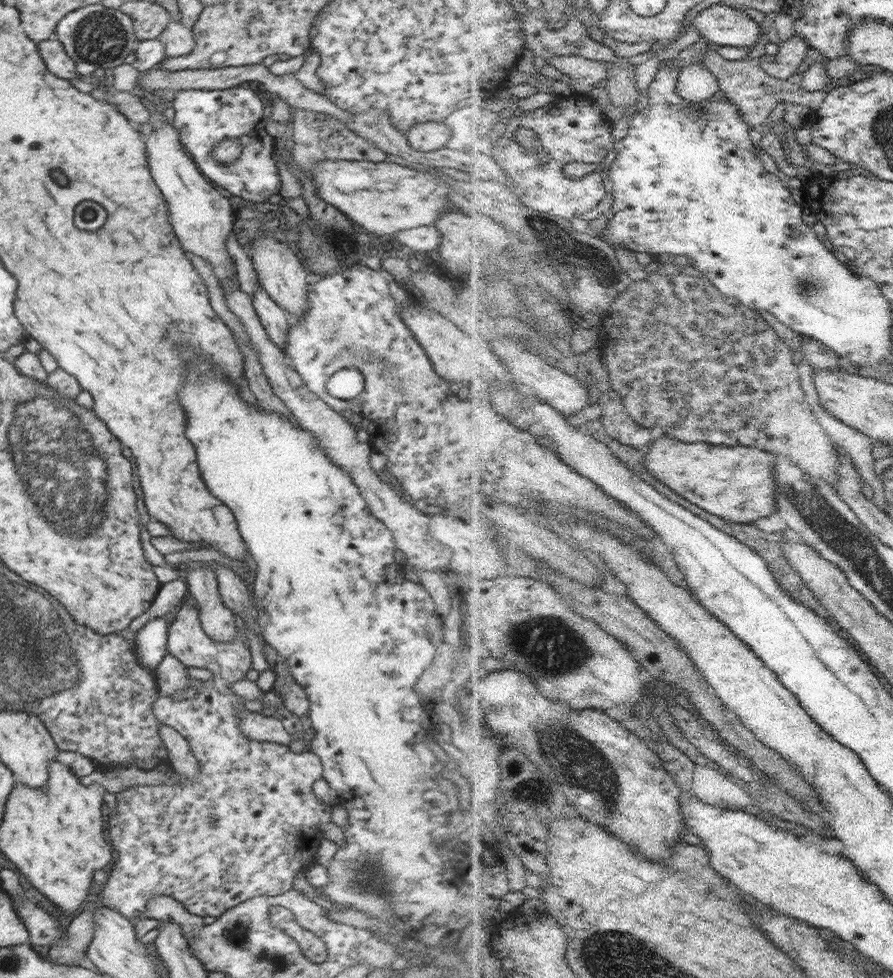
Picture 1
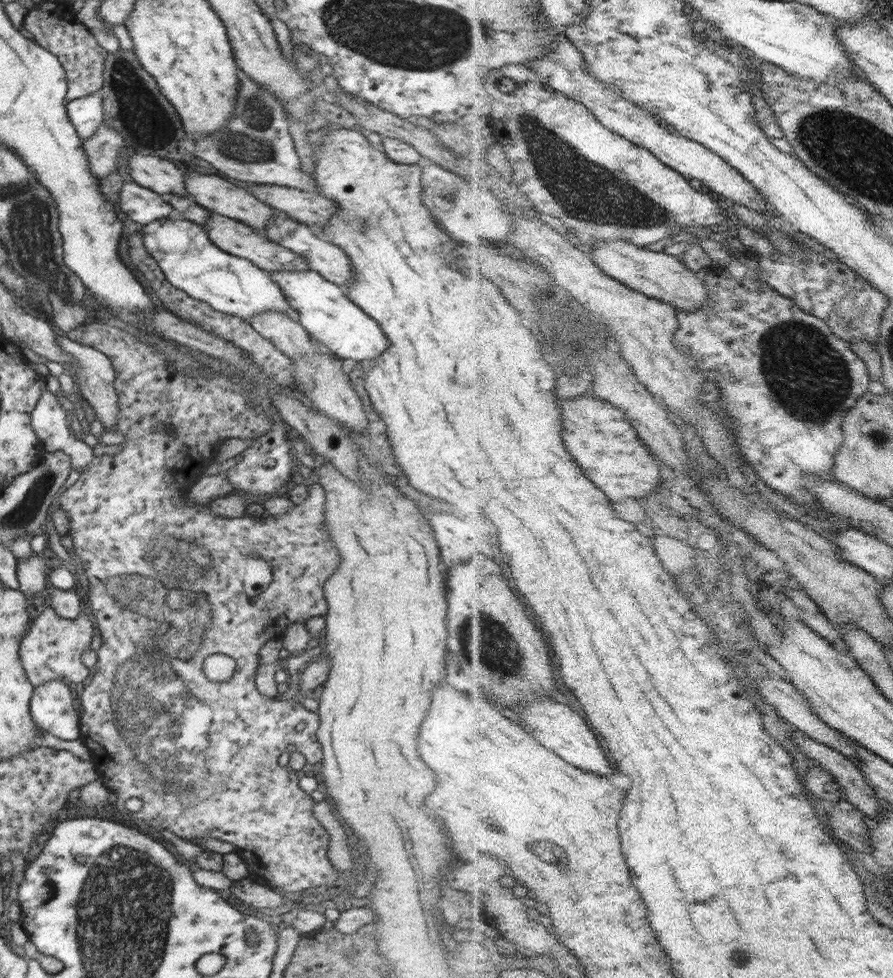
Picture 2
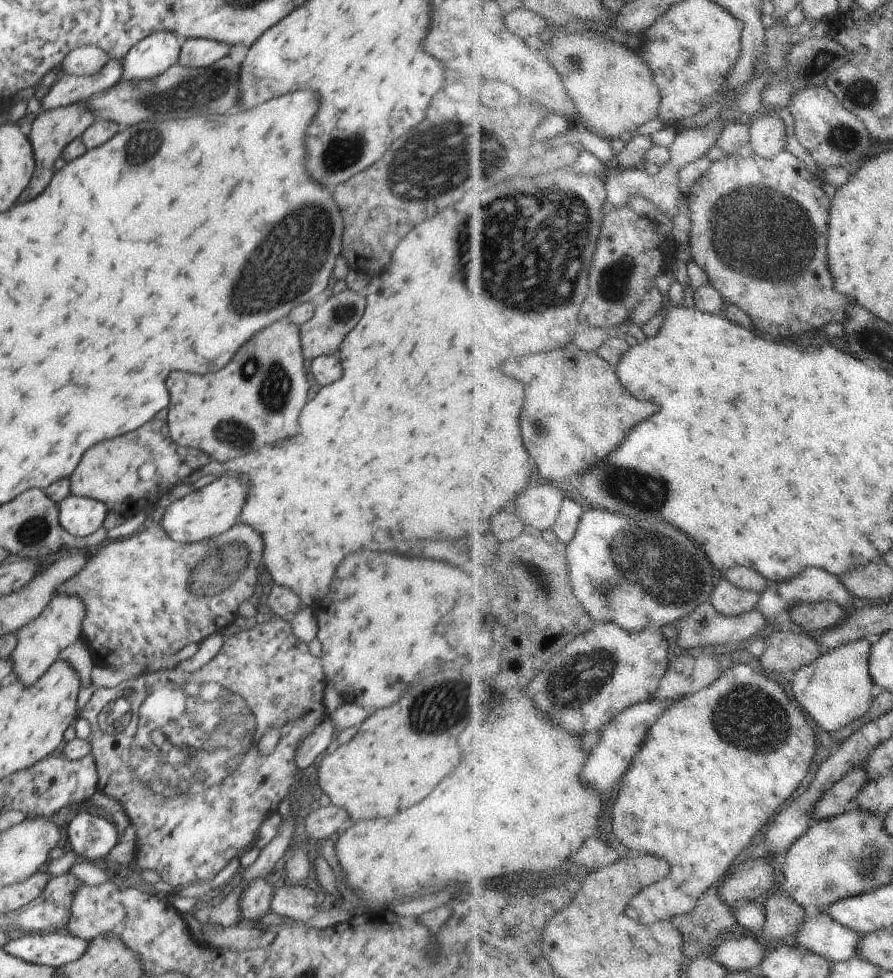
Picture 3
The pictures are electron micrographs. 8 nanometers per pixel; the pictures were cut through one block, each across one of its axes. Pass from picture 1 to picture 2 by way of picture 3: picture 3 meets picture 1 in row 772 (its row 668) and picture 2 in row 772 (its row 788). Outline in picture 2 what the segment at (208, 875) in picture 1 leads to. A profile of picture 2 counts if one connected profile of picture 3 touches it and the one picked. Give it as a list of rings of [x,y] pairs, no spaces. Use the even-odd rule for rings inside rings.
[[[84,322],[74,330],[67,331],[67,337],[74,342],[80,342],[86,346],[91,346],[110,358],[112,367],[115,369],[115,389],[118,395],[119,415],[115,424],[115,431],[125,435],[125,443],[120,443],[122,448],[118,454],[94,457],[91,463],[82,469],[77,482],[70,486],[62,495],[60,495],[60,507],[68,515],[69,536],[73,539],[72,553],[80,558],[80,566],[83,572],[86,572],[88,578],[89,591],[88,600],[92,608],[92,616],[96,620],[96,626],[101,632],[101,645],[98,647],[98,661],[92,669],[92,681],[85,686],[82,695],[82,715],[80,715],[81,740],[92,753],[91,761],[97,769],[99,778],[103,780],[109,790],[116,796],[115,808],[123,814],[130,813],[137,818],[145,820],[150,826],[158,830],[166,829],[174,832],[178,837],[184,840],[194,838],[214,838],[231,844],[238,849],[238,854],[248,865],[247,877],[256,883],[270,886],[284,892],[284,895],[298,893],[300,890],[317,890],[318,888],[327,888],[334,884],[346,872],[338,872],[330,862],[328,853],[329,835],[326,829],[322,827],[318,819],[314,817],[312,808],[315,802],[305,791],[300,789],[299,780],[294,777],[294,772],[285,770],[279,766],[278,758],[280,754],[287,750],[288,745],[296,740],[296,725],[301,722],[312,722],[314,726],[314,740],[317,740],[317,731],[320,728],[320,715],[318,712],[310,712],[304,706],[296,701],[283,702],[282,699],[275,700],[269,696],[259,694],[255,685],[255,674],[258,668],[258,652],[268,640],[278,639],[285,633],[287,626],[293,622],[306,622],[313,616],[325,616],[328,612],[328,605],[324,598],[323,584],[326,579],[338,568],[338,550],[334,550],[328,536],[326,526],[324,526],[324,492],[322,486],[314,484],[314,481],[308,482],[308,496],[302,504],[296,504],[288,512],[282,515],[270,515],[268,518],[243,517],[229,518],[218,516],[210,511],[210,506],[198,504],[190,506],[187,502],[187,494],[190,485],[200,476],[211,459],[215,459],[216,452],[223,440],[228,438],[256,439],[262,434],[271,431],[273,421],[266,415],[266,412],[259,407],[256,395],[252,391],[256,388],[256,378],[252,378],[250,373],[242,374],[210,374],[208,378],[190,378],[184,374],[176,365],[171,362],[169,354],[163,353],[154,345],[147,345],[137,336],[122,325],[108,324],[102,322]],[[216,524],[224,524],[232,536],[232,544],[248,556],[254,554],[257,557],[267,560],[272,567],[273,579],[268,588],[259,595],[248,595],[240,590],[240,580],[234,580],[234,586],[228,588],[230,578],[224,578],[222,572],[222,558],[218,558],[218,542],[216,534],[218,528]],[[222,650],[232,650],[232,658],[238,662],[233,677],[229,681],[215,682],[207,679],[202,672],[202,666],[205,658],[211,654],[220,654]],[[201,651],[202,662],[190,662],[190,653]],[[206,734],[210,736],[210,746],[204,750],[206,756],[206,770],[208,770],[208,790],[212,794],[204,794],[204,786],[200,788],[188,788],[190,782],[178,782],[178,778],[198,778],[202,774],[202,746],[206,746]]]

